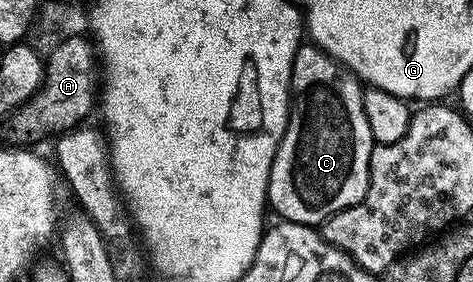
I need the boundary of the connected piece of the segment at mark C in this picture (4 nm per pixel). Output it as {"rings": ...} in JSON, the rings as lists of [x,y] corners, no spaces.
{"rings":[[[311,42],[301,43],[292,63],[292,86],[288,105],[288,125],[274,166],[268,175],[268,201],[281,221],[289,224],[319,226],[342,210],[364,203],[370,174],[370,154],[374,141],[366,110],[362,110],[364,88],[353,72],[348,71],[332,56],[328,56]]]}

